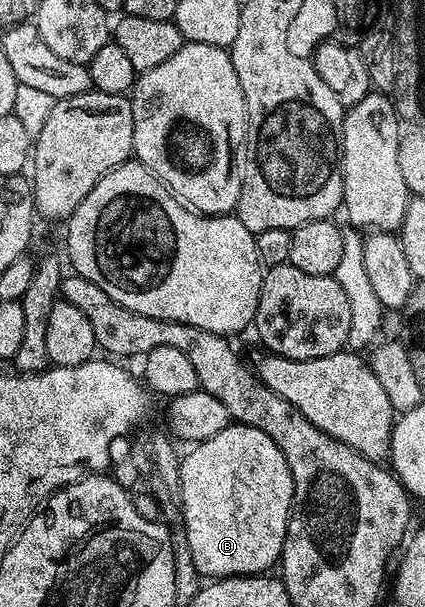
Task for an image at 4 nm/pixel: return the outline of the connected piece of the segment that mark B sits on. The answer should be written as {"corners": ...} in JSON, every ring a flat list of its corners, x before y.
{"corners":[[233,422,228,427,222,429,220,433,215,433,214,437,208,440,197,442,193,446,189,455,185,454,180,461,180,488,182,489,182,533,188,542,190,549,190,557,194,561,194,569,198,569,201,577,207,577,209,580,227,579,233,575,258,575,268,573,268,571,277,566,280,562,280,554,284,548,284,538,286,537,286,529,288,528,288,515,292,512,292,494,294,493,294,481,290,473,290,465,286,461,286,457,282,453,282,449,278,449,278,445,274,445,274,441,270,441,270,437,266,437,266,433,262,433,262,429,254,429,247,427,245,423]]}

